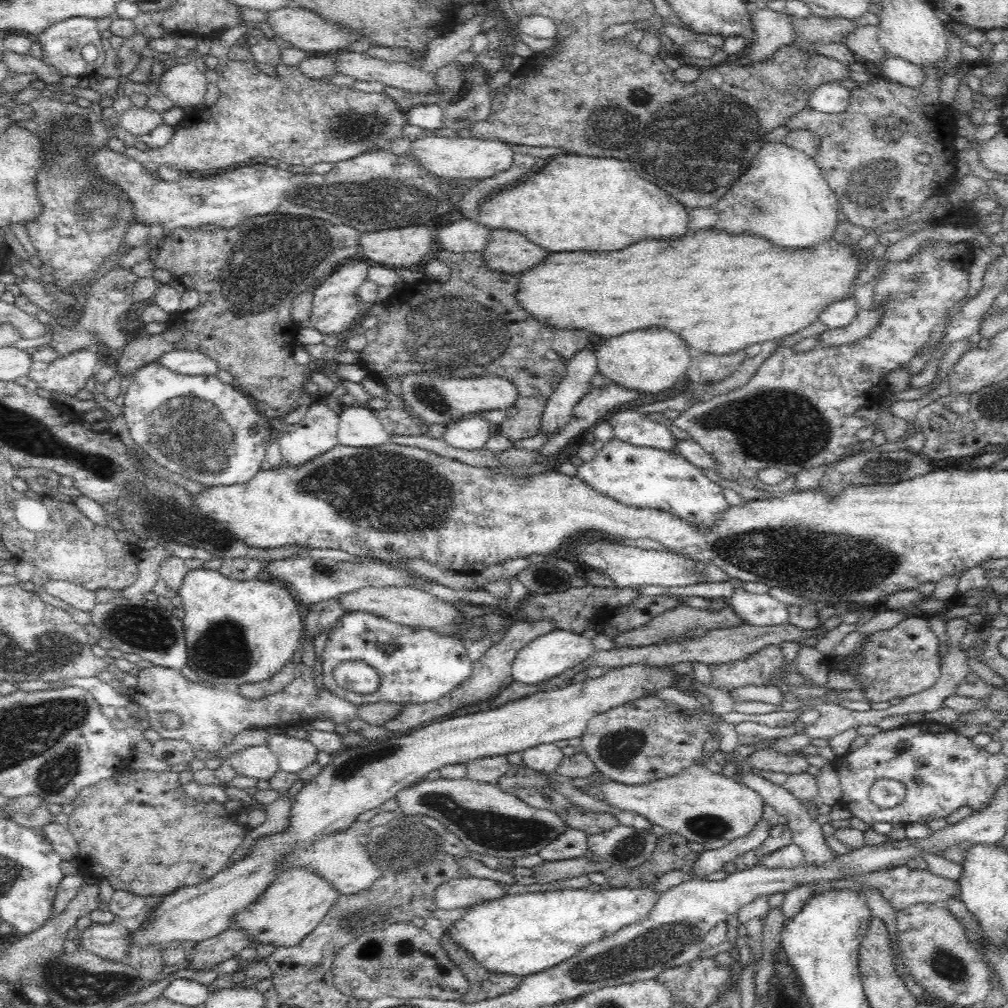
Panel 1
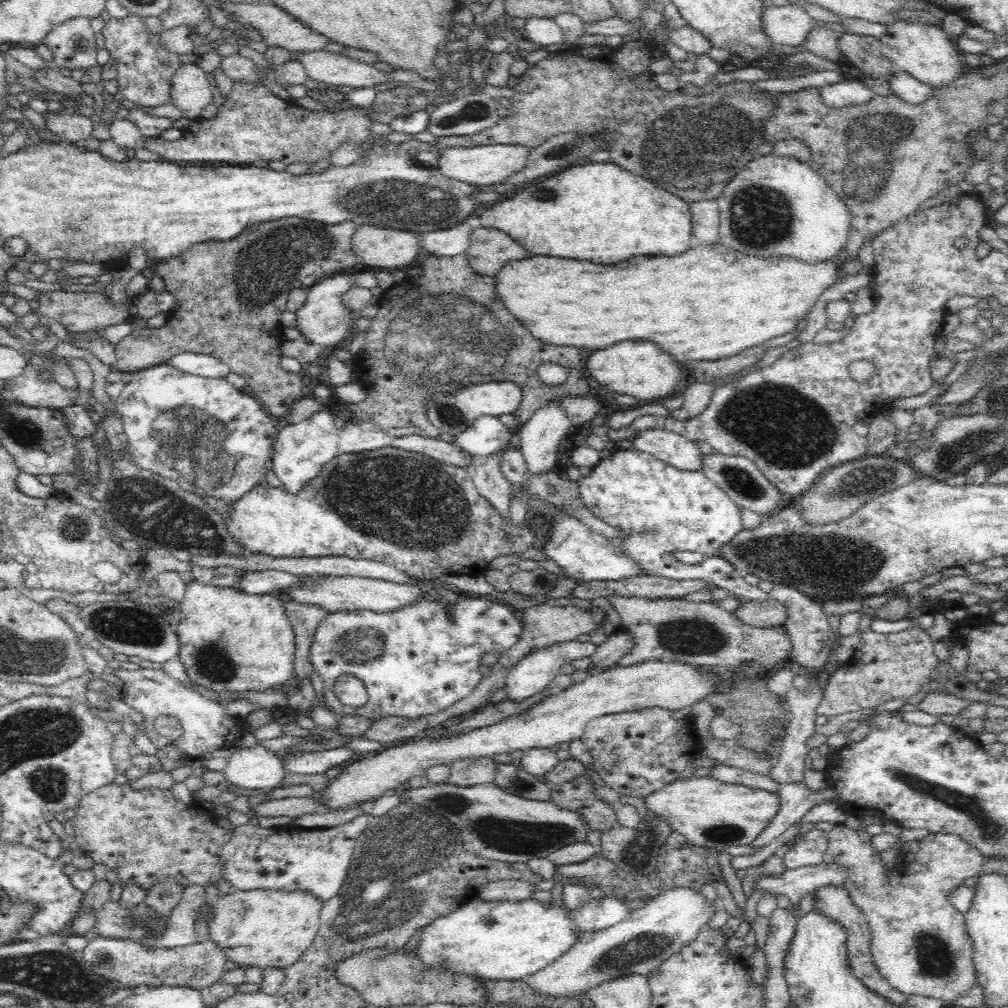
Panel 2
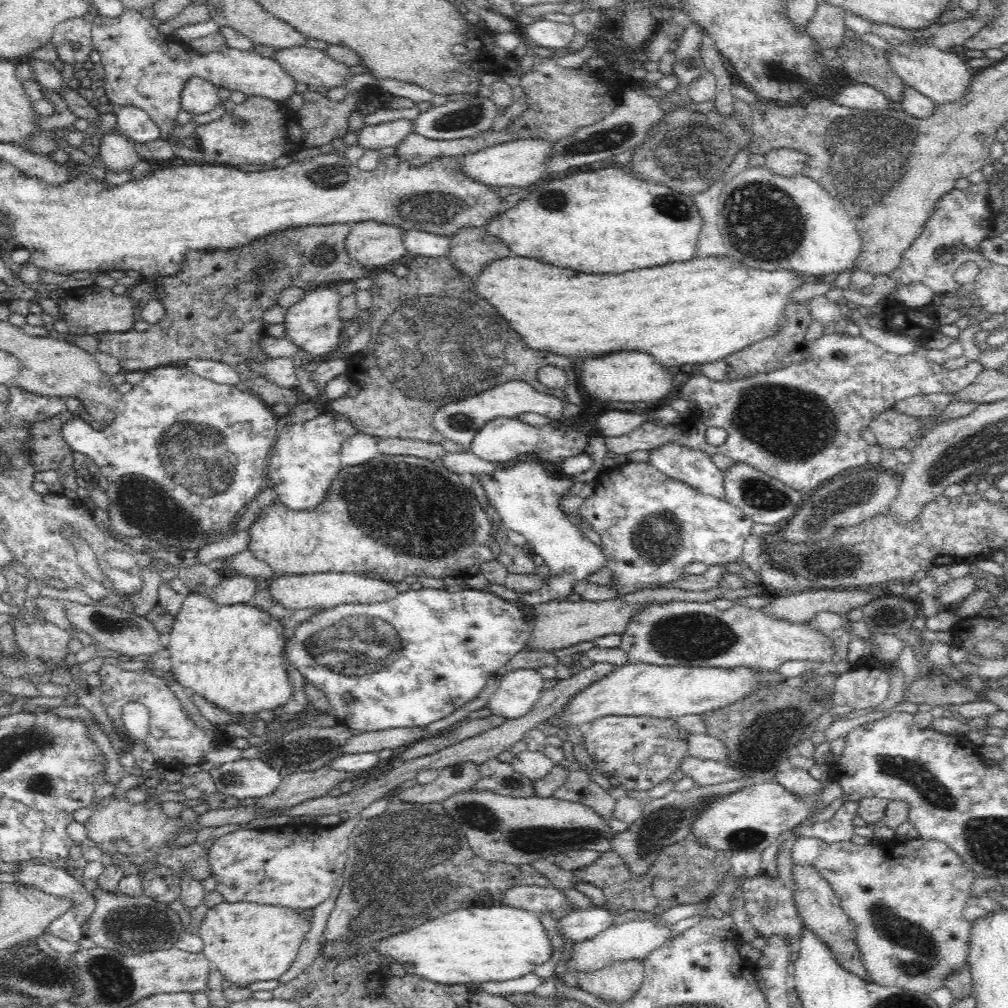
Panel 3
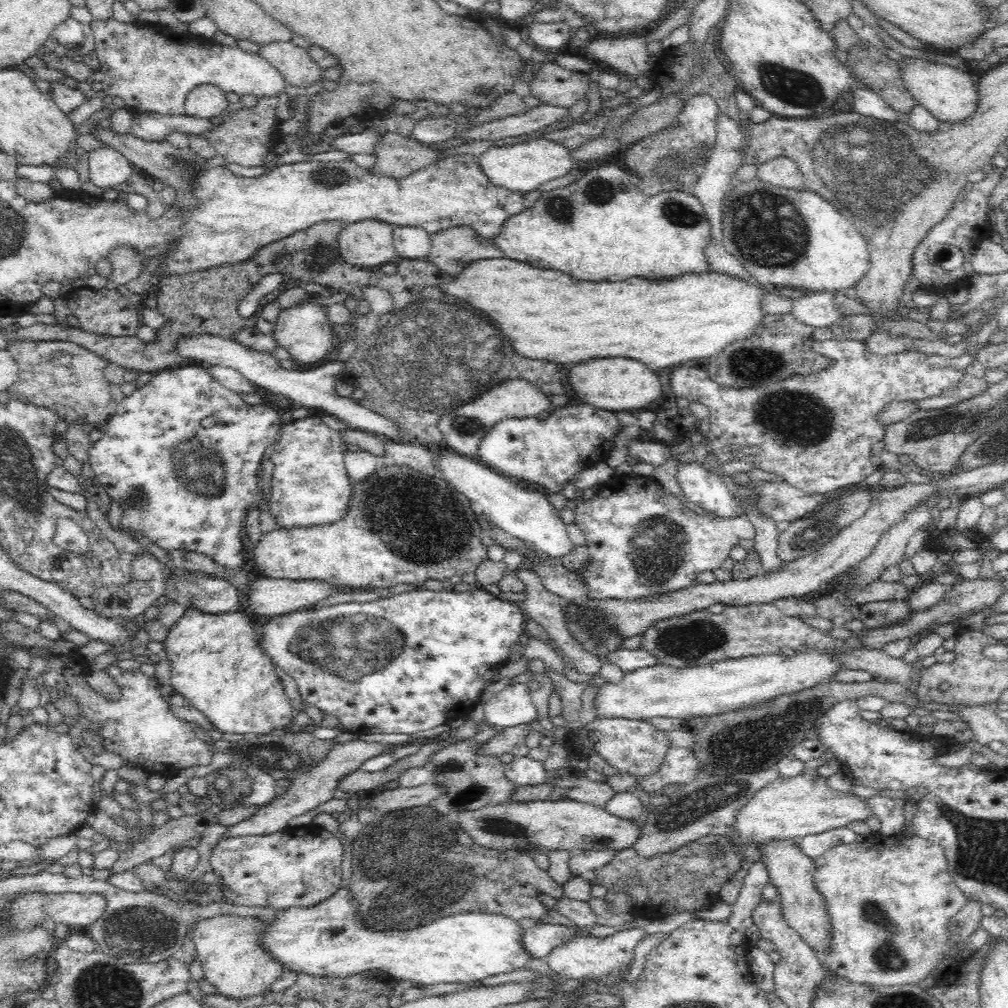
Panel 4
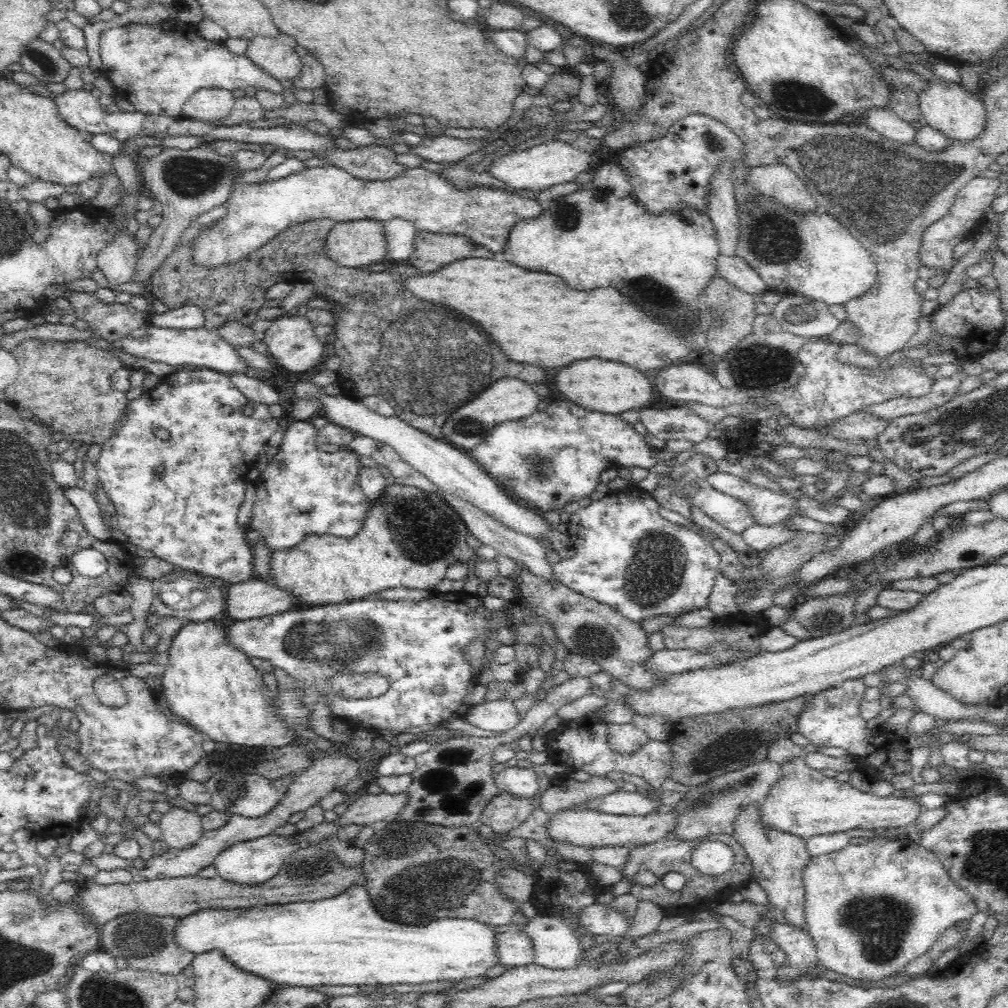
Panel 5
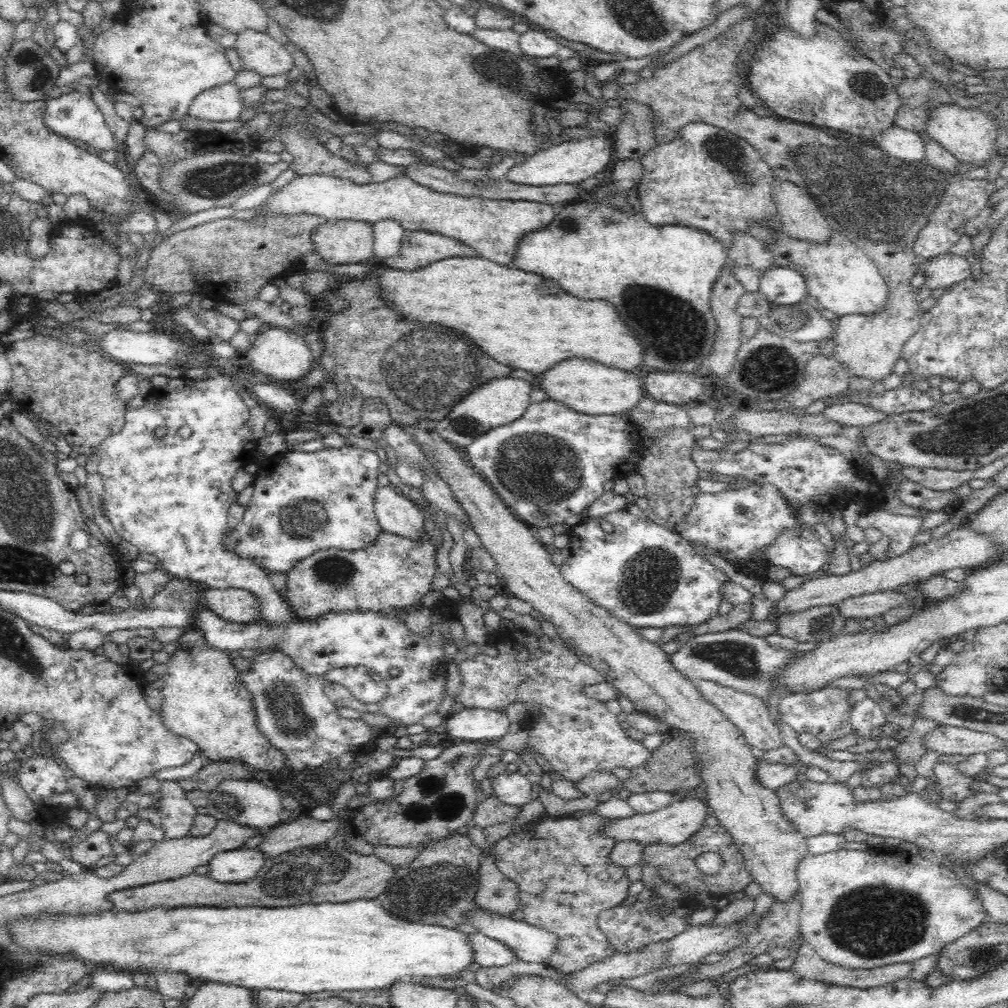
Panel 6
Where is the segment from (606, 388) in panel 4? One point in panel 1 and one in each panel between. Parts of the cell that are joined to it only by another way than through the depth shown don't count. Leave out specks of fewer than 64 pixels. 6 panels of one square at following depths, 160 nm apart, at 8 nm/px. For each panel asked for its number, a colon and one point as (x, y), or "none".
1: (651, 360)
2: (639, 370)
3: (633, 376)

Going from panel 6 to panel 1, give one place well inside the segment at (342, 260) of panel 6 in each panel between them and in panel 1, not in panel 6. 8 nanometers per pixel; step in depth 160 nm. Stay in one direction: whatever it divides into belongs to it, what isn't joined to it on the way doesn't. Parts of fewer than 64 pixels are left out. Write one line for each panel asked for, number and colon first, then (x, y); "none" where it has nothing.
1: (405, 246)
2: (385, 248)
3: (373, 244)
4: (368, 243)
5: (351, 244)

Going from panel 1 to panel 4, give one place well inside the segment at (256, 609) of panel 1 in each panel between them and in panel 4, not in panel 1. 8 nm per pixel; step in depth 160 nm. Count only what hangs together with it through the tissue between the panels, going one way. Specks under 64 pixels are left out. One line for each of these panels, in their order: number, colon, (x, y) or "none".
2: (230, 640)
3: (233, 655)
4: (218, 663)

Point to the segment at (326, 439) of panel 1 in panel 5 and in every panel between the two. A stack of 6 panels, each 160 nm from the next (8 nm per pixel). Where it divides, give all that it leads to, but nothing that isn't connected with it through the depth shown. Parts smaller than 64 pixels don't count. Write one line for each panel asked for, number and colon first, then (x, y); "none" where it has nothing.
2: (301, 449)
3: (305, 457)
4: (310, 486)
5: (303, 490)

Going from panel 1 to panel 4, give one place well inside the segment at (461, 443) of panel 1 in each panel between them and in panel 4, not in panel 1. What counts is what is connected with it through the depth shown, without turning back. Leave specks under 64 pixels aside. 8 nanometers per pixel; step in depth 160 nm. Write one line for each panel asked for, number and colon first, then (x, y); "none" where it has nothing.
2: (485, 435)
3: (501, 439)
4: (548, 453)

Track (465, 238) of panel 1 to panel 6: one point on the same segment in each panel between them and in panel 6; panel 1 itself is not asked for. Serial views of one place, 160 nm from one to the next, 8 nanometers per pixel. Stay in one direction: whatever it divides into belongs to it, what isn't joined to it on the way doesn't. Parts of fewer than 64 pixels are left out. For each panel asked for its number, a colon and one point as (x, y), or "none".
2: (455, 240)
3: (418, 242)
4: (413, 243)
5: (400, 234)
6: (388, 234)

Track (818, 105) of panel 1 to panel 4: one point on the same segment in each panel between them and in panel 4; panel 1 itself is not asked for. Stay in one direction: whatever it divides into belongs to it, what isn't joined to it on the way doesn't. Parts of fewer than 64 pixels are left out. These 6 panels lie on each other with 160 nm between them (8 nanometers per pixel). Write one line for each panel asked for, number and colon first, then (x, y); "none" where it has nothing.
2: (851, 92)
3: (858, 95)
4: (865, 101)

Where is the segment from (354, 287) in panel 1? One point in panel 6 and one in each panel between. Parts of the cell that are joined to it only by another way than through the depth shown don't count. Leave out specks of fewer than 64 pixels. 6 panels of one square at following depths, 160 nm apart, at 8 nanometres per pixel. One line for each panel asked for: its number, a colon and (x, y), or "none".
2: (324, 320)
3: (314, 324)
4: (304, 330)
5: (291, 339)
6: (279, 353)

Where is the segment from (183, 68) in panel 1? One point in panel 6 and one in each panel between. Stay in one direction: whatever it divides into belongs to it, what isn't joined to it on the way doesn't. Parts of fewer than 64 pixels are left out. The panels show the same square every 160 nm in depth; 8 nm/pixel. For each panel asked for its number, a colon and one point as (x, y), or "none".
2: (190, 90)
3: (199, 95)
4: (206, 100)
5: (210, 104)
6: (223, 102)

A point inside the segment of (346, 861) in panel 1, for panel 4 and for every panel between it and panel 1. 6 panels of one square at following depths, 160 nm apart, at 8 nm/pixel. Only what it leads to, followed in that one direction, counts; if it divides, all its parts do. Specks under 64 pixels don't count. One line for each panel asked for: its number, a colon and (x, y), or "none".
2: (317, 860)
3: (297, 866)
4: (299, 867)

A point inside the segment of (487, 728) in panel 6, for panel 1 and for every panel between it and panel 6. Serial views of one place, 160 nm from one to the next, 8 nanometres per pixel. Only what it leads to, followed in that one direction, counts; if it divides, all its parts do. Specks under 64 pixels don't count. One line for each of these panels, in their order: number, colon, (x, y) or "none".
1: (548, 655)
2: (535, 671)
3: (520, 688)
4: (512, 705)
5: (500, 715)

